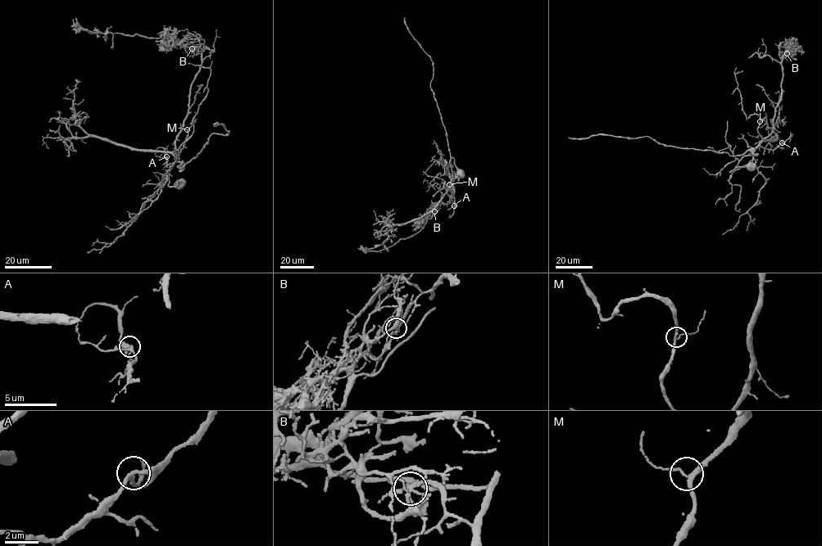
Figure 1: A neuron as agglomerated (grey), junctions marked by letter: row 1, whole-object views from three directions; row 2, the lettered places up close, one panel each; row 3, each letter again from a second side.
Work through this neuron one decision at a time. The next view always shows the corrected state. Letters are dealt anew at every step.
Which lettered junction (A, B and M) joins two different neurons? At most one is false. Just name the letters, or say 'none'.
B

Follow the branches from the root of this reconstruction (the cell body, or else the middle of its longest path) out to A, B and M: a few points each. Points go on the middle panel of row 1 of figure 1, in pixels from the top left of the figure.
A: (461, 173), (452, 157), (449, 163), (454, 205)
B: (461, 173), (452, 157), (449, 161), (453, 178), (451, 179), (449, 201), (443, 205), (441, 203), (433, 211)
M: (461, 173), (452, 157), (449, 161), (453, 178), (451, 179), (451, 188), (451, 181), (449, 184)

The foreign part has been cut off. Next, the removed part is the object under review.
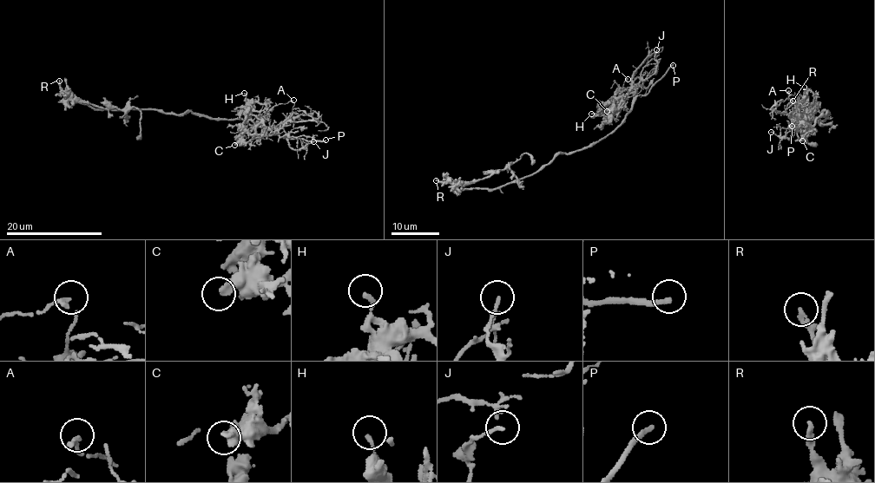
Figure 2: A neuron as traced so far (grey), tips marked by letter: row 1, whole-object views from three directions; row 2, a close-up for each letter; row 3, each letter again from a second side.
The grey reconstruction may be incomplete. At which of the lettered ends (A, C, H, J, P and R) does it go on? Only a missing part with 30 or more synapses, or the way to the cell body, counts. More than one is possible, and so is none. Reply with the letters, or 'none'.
P

